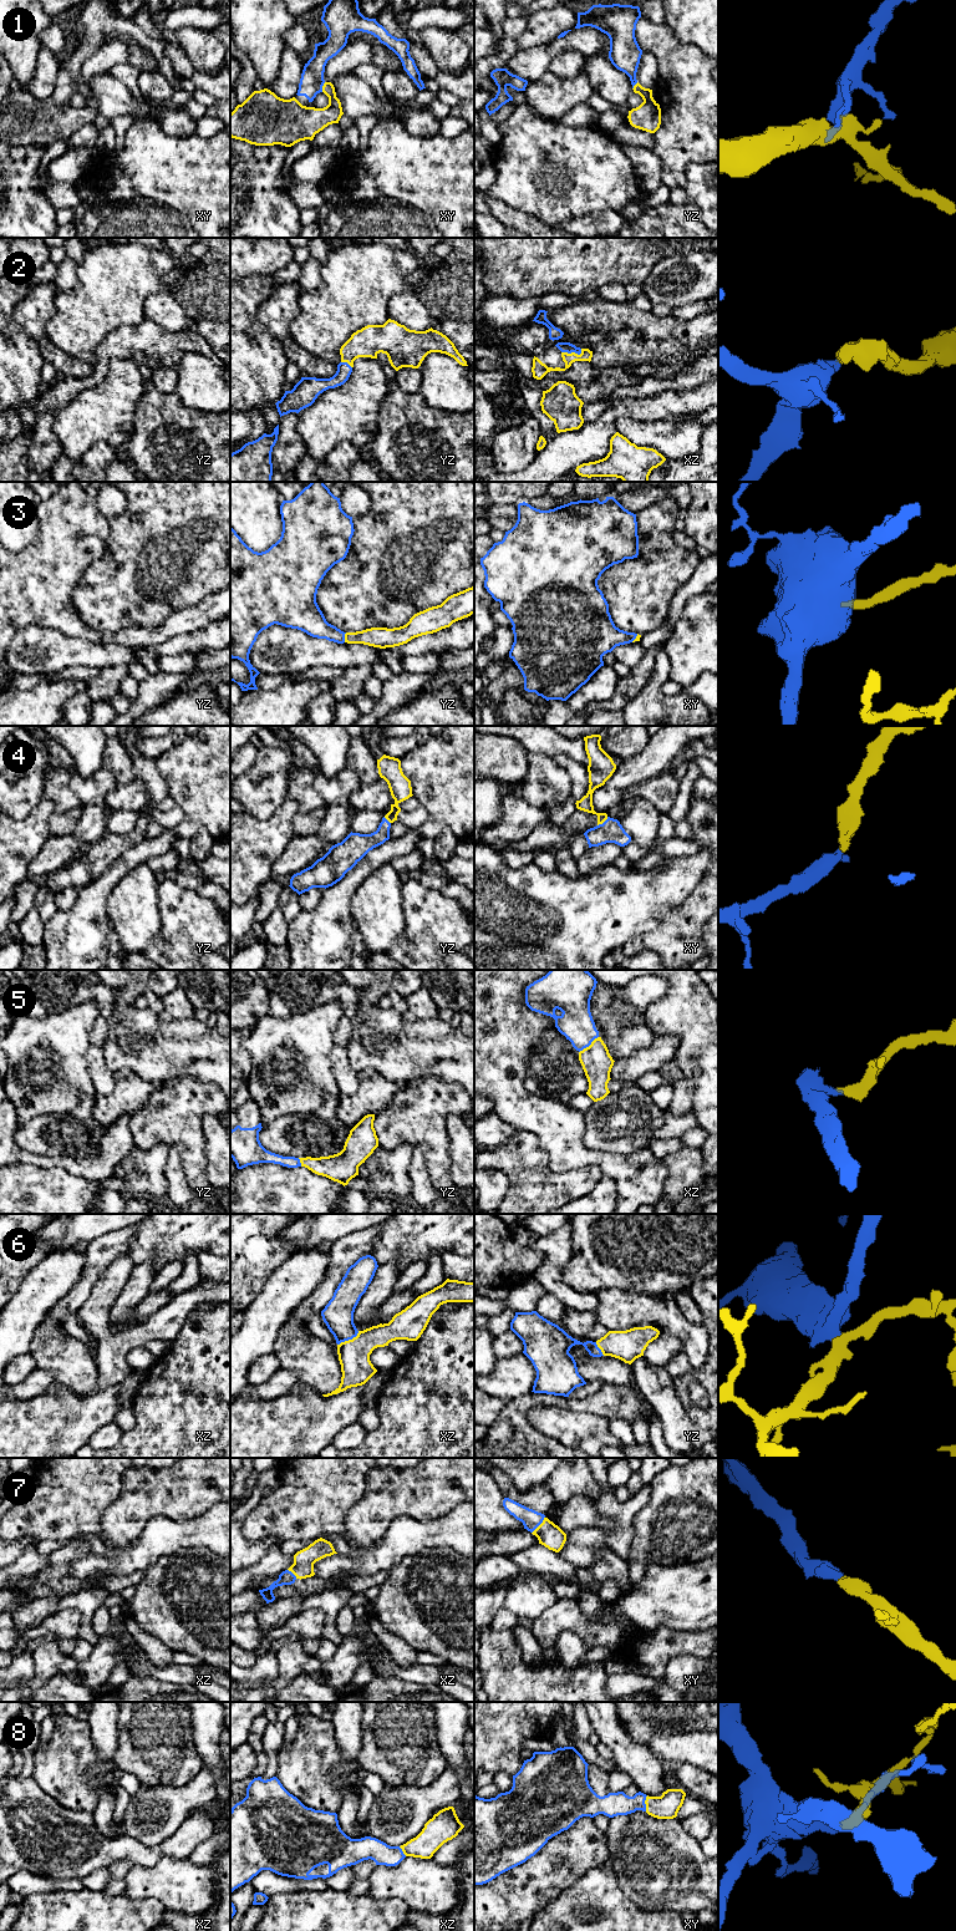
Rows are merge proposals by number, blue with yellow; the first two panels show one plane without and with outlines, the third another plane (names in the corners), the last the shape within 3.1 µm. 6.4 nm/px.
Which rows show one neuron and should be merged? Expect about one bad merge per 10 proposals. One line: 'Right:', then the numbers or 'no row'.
Right: 1, 2, 3, 4, 5, 6, 7, 8

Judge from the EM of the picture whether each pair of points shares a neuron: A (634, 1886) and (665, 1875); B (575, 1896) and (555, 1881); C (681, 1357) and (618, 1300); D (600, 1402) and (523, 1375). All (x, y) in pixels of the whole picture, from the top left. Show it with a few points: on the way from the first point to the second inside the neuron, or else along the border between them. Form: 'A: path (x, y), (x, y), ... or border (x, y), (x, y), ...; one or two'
A: path (641, 1879), (645, 1875), (657, 1875); one
B: border (588, 1870), (543, 1907); two
C: border (682, 1350), (691, 1366); two
D: border (530, 1391), (509, 1401); two

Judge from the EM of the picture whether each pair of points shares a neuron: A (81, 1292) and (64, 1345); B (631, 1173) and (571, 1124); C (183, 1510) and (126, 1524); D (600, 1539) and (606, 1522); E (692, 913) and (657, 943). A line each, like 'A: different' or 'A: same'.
A: different
B: same
C: same
D: different
E: same

